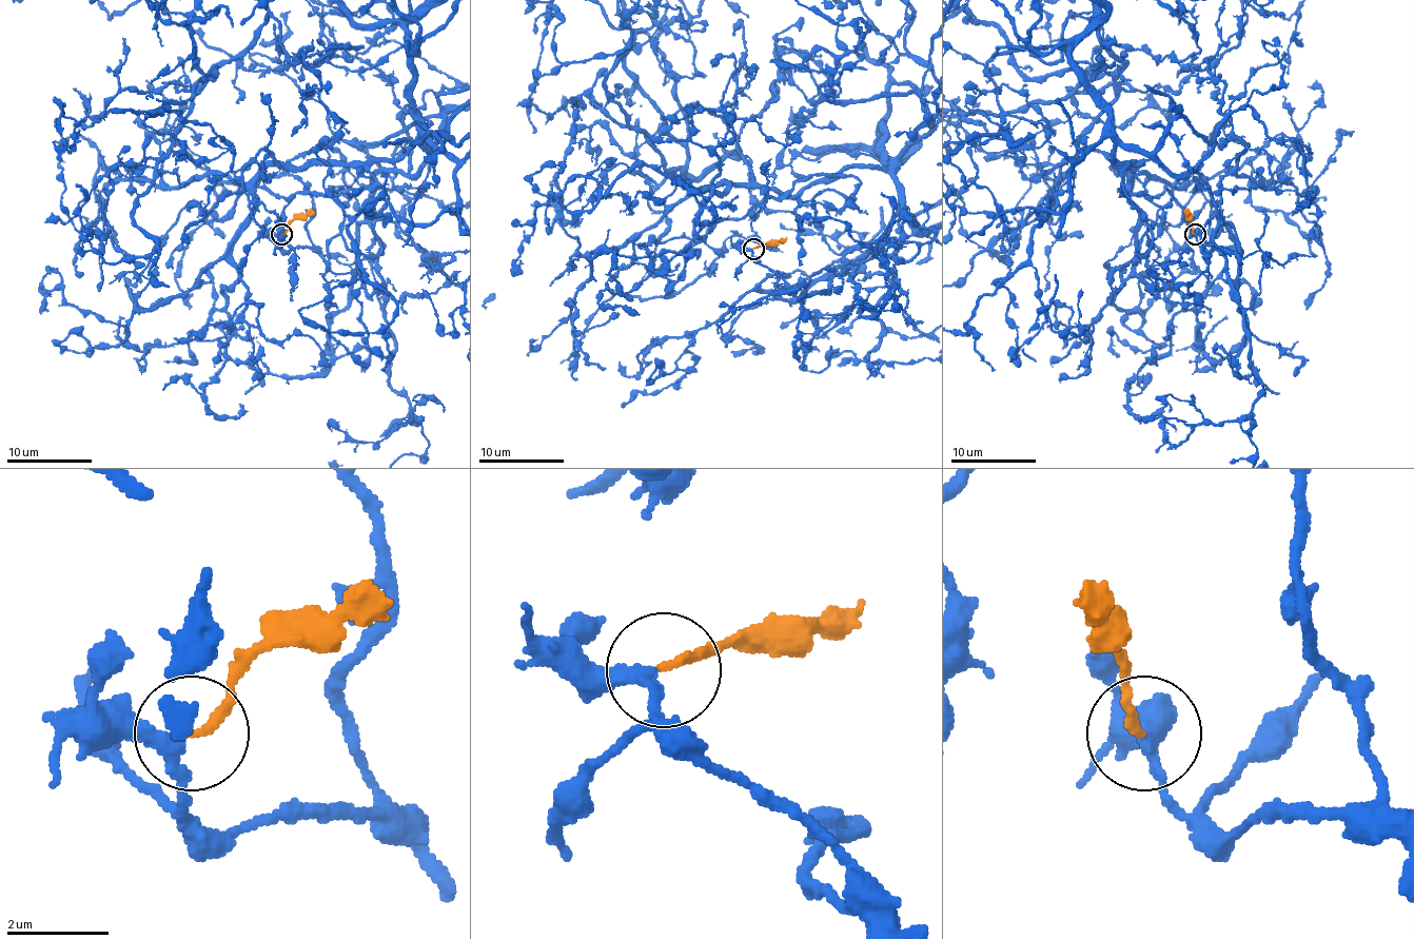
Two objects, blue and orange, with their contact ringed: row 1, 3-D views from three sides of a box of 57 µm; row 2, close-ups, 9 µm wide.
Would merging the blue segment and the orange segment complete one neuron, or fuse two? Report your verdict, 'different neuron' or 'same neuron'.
same neuron

